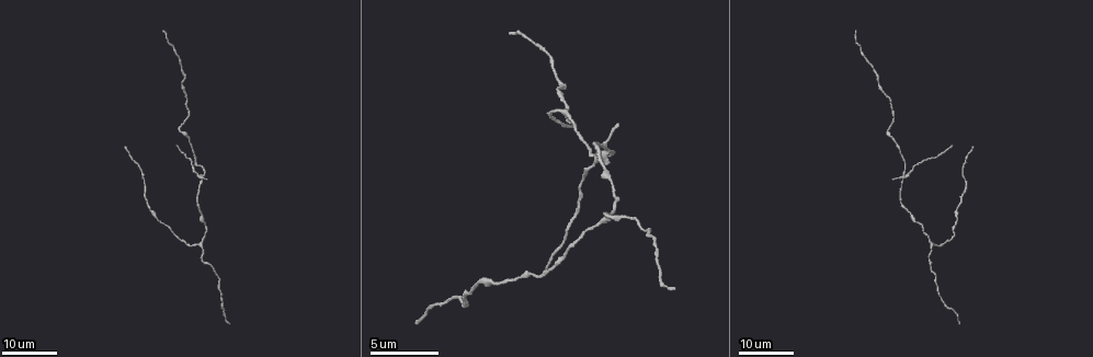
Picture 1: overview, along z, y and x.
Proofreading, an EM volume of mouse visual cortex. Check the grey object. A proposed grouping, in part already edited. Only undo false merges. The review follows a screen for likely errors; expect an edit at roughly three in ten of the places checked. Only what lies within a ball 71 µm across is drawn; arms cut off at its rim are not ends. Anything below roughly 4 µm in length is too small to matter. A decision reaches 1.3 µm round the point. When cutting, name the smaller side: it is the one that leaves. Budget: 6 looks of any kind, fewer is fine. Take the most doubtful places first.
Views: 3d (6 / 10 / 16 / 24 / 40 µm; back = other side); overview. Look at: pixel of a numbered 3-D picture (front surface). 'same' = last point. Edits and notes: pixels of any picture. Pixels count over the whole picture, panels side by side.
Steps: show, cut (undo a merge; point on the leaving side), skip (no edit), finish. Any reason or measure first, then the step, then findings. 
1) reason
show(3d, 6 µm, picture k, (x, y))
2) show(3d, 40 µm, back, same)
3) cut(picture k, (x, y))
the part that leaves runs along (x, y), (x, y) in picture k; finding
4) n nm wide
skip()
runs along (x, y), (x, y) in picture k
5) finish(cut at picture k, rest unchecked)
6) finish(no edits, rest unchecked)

looks like a crossing
show(3d, 24 µm, picture 1, (604, 155))

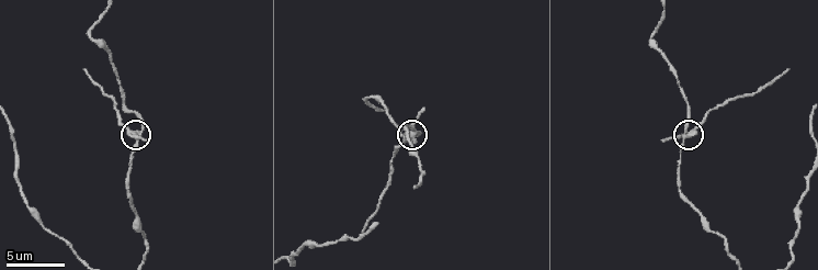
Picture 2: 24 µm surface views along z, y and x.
closer look
show(3d, 10 µm, picture 2, (413, 135))

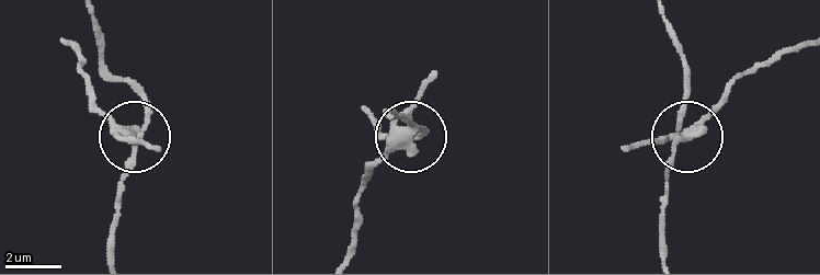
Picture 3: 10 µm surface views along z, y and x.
show(3d, 10 µm, back, picture 3, (408, 140))

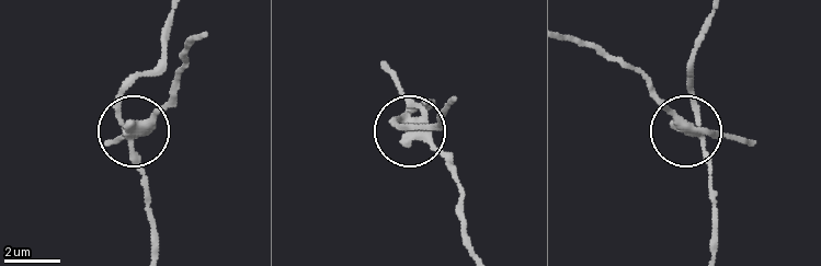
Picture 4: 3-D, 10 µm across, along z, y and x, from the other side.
4 arms
cut(picture 4, (115, 138))
the part that leaves runs along (698, 132), (645, 77), (567, 41) in picture 4; two neurons meet here

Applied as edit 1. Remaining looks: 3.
show(overview)

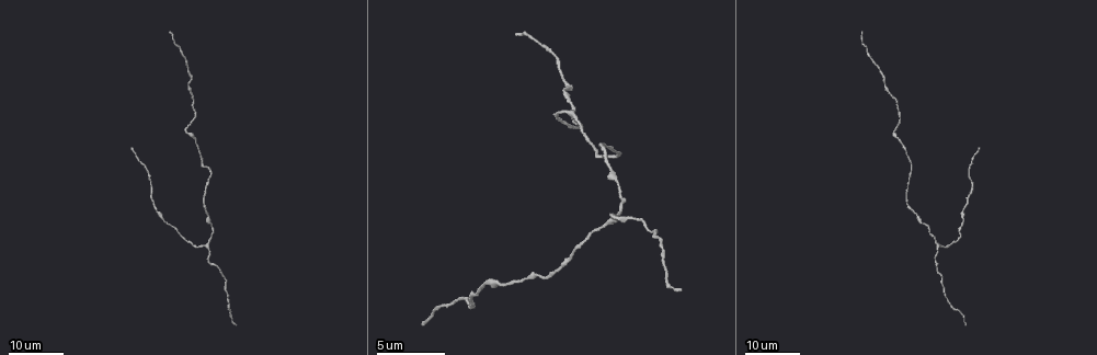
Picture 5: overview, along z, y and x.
three arms meet
show(3d, 24 µm, picture 5, (206, 245))

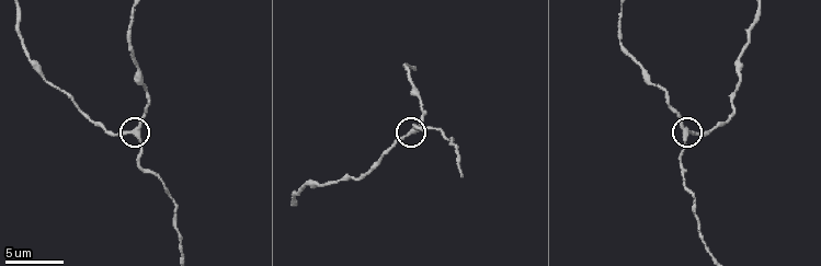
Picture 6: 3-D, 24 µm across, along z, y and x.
show(3d, 6 µm, picture 6, (408, 134))

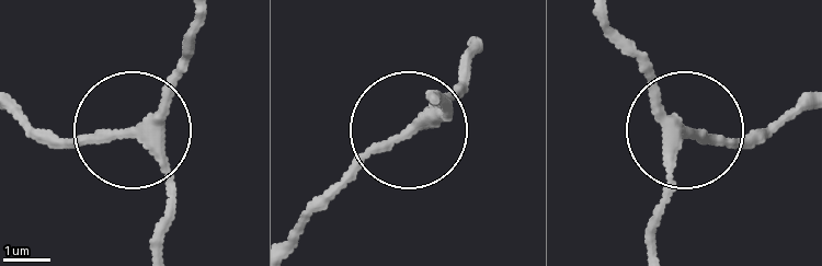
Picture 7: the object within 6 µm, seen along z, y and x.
250 nm wide
skip()
runs along (200, 21), (169, 92), (133, 127), (164, 186), (164, 244) in picture 7; one neuron here

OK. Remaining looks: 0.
finish(cut at picture 4, rest unchecked)

